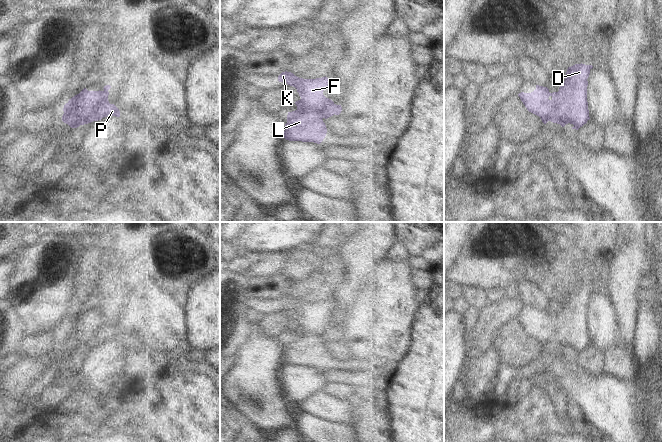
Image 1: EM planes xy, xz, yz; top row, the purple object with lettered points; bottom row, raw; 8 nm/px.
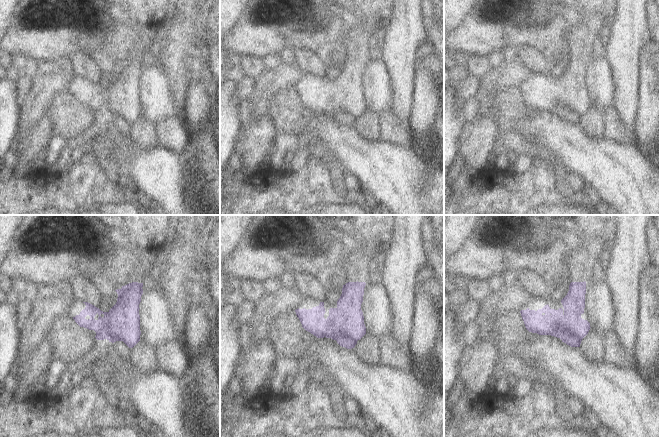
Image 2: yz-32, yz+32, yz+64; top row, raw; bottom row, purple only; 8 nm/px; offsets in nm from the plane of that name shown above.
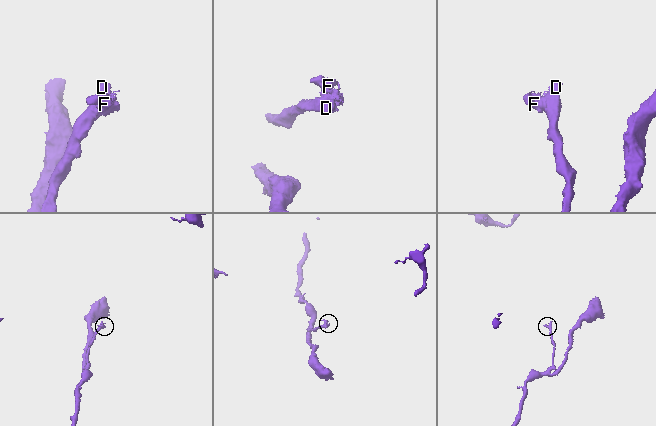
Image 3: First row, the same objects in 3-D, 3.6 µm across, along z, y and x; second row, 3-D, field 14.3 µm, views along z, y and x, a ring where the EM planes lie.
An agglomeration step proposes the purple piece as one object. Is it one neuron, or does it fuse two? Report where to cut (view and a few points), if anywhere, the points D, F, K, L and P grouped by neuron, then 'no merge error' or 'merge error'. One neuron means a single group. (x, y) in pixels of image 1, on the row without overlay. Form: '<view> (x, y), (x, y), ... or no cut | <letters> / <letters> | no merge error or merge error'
no cut | D F K L P | no merge error

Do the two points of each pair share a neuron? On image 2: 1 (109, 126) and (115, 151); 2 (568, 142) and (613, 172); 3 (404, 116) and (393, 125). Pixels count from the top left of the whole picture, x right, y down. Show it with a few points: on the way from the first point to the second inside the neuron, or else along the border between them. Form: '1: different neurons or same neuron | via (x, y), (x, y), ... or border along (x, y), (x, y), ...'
1: same neuron | via (106, 132), (106, 142), (109, 145)
2: same neuron | via (583, 143), (600, 145), (612, 157)
3: different neurons | border along (395, 114), (409, 129)

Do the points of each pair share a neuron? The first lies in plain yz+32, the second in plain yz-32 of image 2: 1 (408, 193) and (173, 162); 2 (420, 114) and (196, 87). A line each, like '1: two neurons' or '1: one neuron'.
1: one neuron
2: one neuron

